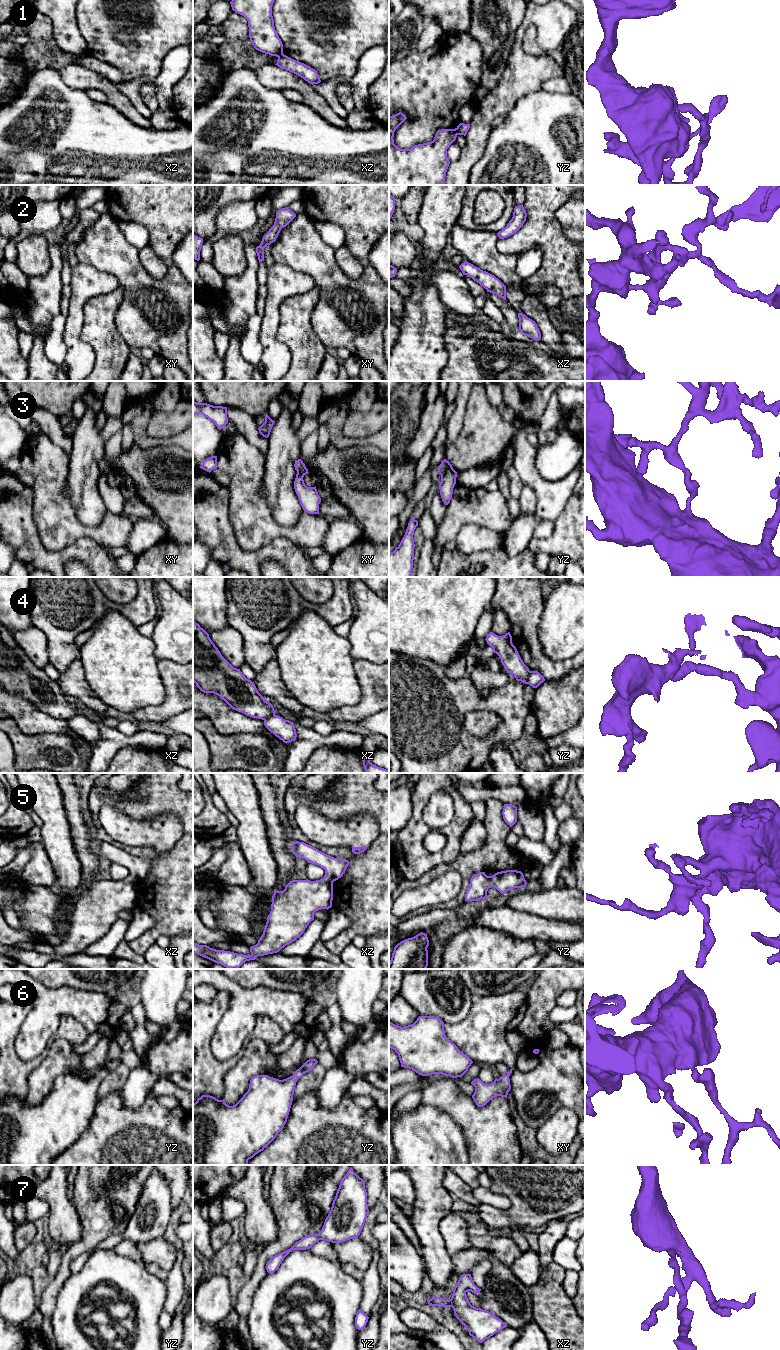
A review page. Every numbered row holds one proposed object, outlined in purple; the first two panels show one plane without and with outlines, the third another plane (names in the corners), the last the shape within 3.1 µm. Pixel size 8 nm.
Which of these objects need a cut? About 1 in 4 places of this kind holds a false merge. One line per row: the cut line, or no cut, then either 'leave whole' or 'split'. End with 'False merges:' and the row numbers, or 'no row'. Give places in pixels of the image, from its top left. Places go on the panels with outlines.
1: cut yz (454, 129), (457, 134); split
2: cut none; leave whole
3: cut yz (452, 467), (441, 476); split
4: cut yz (530, 671), (526, 683); split
5: cut none; leave whole
6: cut none; leave whole
7: cut none; leave whole
False merges: 1, 3, 4

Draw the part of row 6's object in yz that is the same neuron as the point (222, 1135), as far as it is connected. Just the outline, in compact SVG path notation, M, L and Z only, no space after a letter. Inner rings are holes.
M316 1059L307 1060L294 1074L279 1080L268 1075L251 1078L249 1089L233 1106L210 1095L202 1095L193 1104L193 1165L248 1165L248 1160L263 1151L283 1129L287 1122L293 1101L296 1082L305 1073L312 1071L318 1063Z

